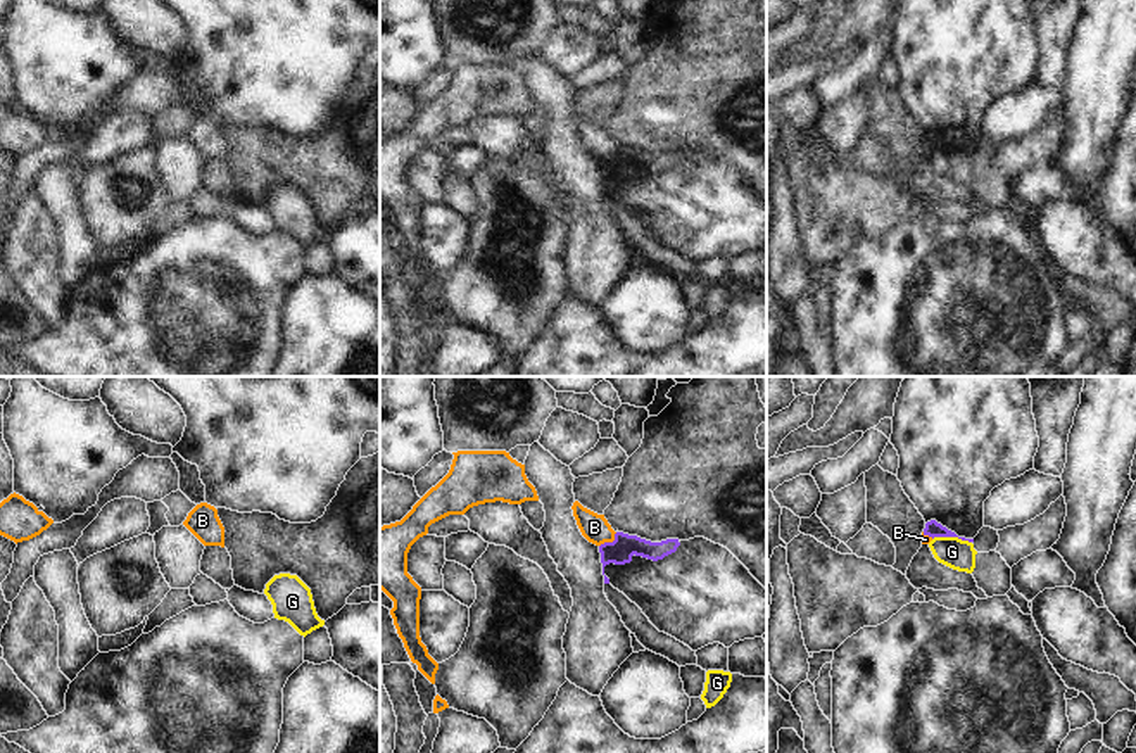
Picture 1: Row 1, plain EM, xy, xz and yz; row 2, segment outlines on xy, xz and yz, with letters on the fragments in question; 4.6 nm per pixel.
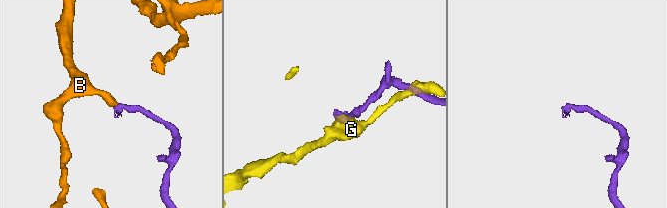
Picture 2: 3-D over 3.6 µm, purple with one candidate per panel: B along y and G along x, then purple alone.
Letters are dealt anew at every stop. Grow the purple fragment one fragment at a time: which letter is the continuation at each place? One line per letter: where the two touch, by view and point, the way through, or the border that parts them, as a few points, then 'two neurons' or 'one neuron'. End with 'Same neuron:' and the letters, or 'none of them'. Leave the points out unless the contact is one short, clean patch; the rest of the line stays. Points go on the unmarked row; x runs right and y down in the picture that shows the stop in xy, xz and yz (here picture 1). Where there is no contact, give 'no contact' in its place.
B: contact xz (610, 156); border xz (617, 145), (612, 154), (605, 154), (599, 159); two neurons
G: contact yz (952, 149); two neurons
Same neuron: none of them

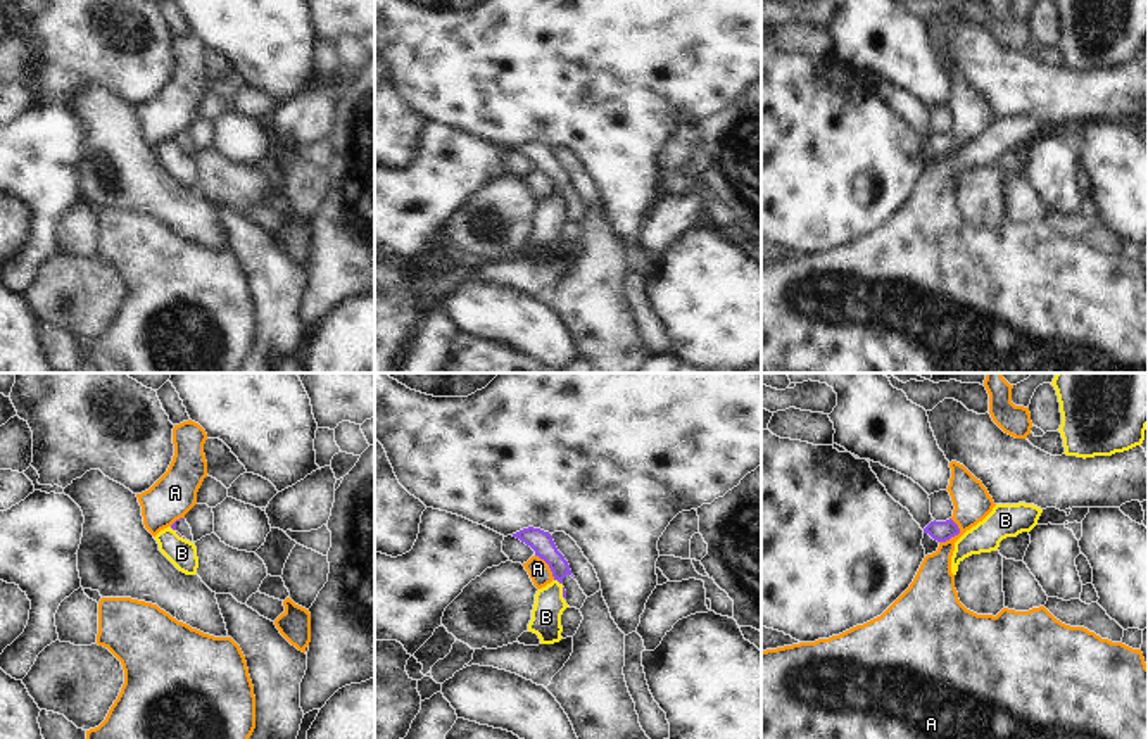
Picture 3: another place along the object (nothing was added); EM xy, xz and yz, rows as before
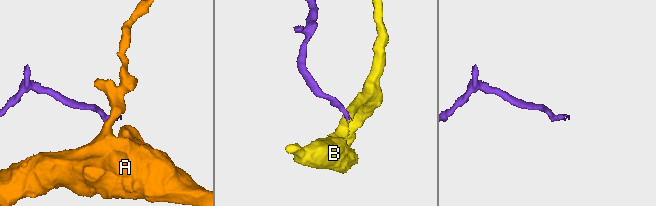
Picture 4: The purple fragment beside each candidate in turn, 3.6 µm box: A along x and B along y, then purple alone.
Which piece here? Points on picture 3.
A: contact yz (955, 147); border yz (952, 132), (958, 145), (939, 156); two neurons
B: contact xz (558, 194); border xz (555, 192), (561, 197); two neurons
Same neuron: none of them

